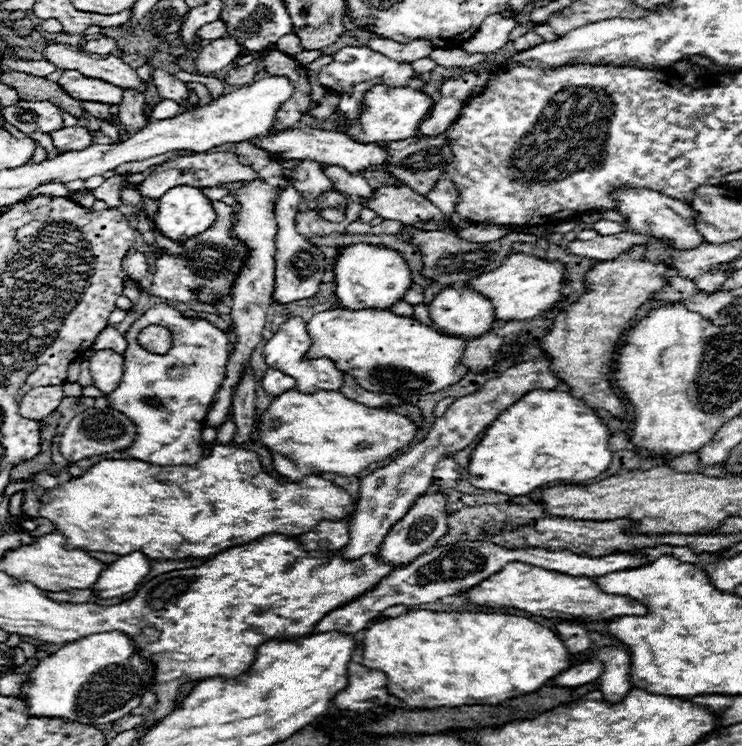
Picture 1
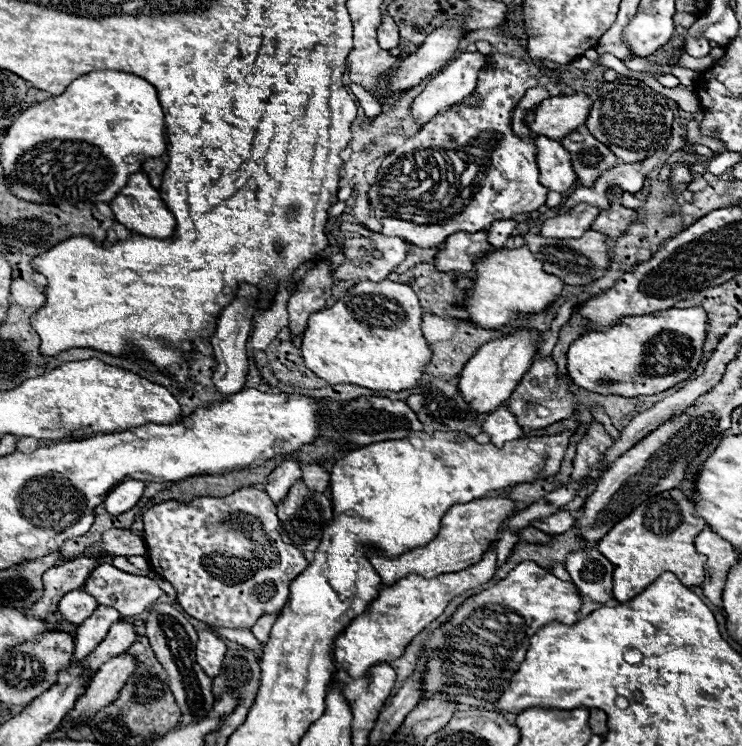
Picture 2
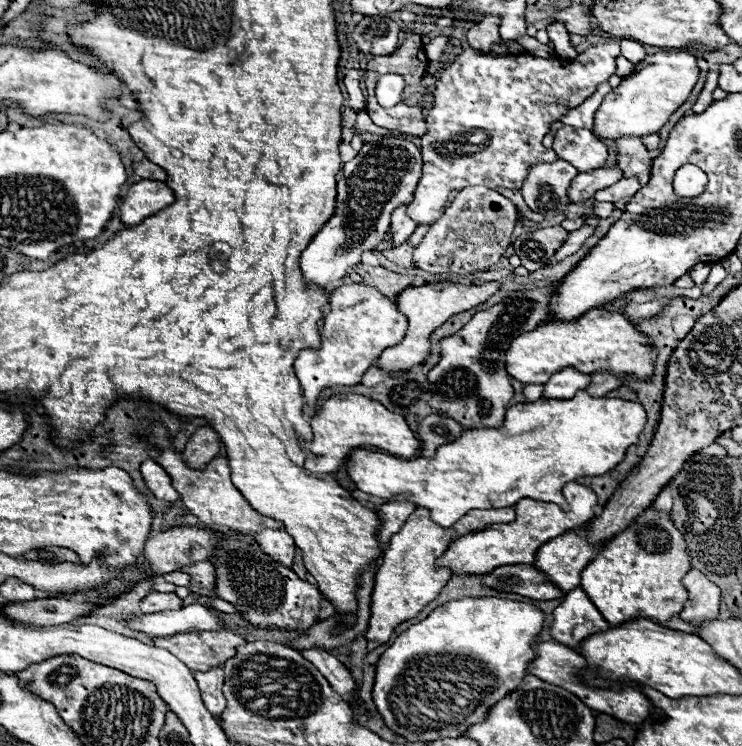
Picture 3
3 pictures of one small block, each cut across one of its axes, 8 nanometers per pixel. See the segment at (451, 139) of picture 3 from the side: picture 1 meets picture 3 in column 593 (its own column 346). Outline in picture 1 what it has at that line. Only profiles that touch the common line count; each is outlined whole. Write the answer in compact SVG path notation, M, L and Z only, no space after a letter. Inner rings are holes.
M346 46L332 56L332 64L328 64L320 70L318 80L322 86L326 86L338 94L352 94L350 88L354 84L368 82L372 78L382 78L382 84L396 88L396 86L408 86L408 82L414 76L416 76L416 72L412 70L410 64L398 64L398 62L382 56L380 52L370 52L370 48L366 48L366 46Z

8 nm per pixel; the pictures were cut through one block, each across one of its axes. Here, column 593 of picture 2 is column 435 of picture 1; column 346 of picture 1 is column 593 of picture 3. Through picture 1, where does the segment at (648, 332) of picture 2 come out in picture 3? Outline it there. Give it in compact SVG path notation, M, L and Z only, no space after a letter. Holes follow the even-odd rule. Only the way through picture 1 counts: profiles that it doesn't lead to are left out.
M602 308L588 310L574 322L546 322L536 330L518 336L506 352L506 370L522 384L546 384L554 372L564 368L576 368L586 374L612 372L618 376L650 380L656 360L656 348L650 342L652 340L624 314Z

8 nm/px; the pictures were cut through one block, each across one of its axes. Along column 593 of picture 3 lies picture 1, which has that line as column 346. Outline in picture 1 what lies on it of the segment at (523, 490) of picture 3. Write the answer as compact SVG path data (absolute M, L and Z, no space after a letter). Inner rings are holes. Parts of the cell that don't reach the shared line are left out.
M288 390L276 396L260 416L260 440L272 452L292 460L304 476L324 472L342 476L358 474L372 462L384 460L392 452L408 446L416 430L416 424L406 416L364 406L336 390L318 390L314 394Z

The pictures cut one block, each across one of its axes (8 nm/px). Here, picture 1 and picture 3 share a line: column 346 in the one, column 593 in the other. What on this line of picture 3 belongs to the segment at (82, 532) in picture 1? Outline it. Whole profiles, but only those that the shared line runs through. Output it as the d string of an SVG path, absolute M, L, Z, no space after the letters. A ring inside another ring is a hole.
M570 482L570 484L564 486L564 498L570 504L568 512L562 512L560 506L552 504L552 502L540 502L540 500L532 500L532 498L518 500L514 504L514 510L516 510L516 520L514 522L488 526L480 532L470 532L466 536L460 536L438 558L436 566L444 566L452 574L460 574L460 576L484 576L498 566L532 564L534 558L536 558L536 550L542 544L546 544L548 540L552 540L560 534L564 534L566 530L588 524L594 518L596 494L590 488L586 488L578 482Z

